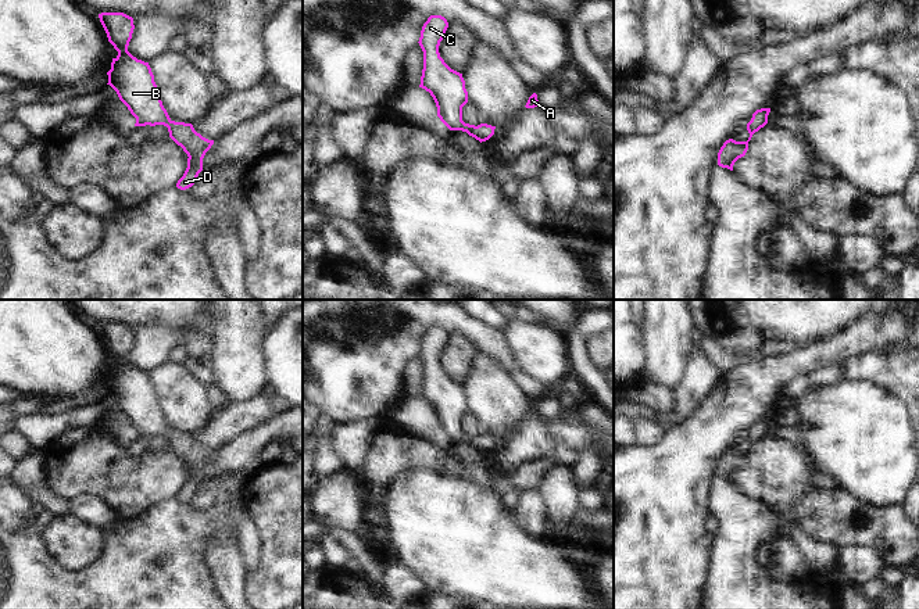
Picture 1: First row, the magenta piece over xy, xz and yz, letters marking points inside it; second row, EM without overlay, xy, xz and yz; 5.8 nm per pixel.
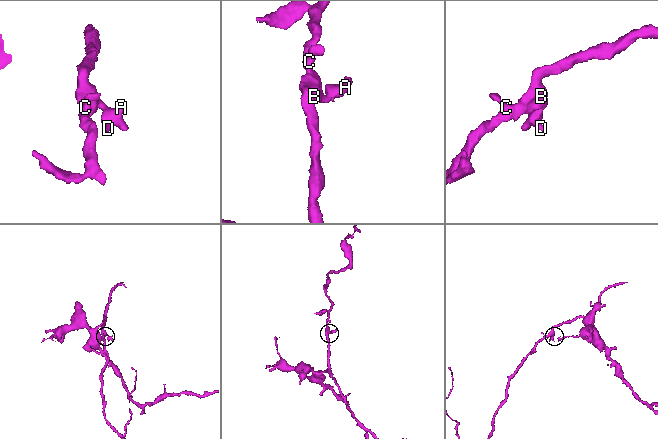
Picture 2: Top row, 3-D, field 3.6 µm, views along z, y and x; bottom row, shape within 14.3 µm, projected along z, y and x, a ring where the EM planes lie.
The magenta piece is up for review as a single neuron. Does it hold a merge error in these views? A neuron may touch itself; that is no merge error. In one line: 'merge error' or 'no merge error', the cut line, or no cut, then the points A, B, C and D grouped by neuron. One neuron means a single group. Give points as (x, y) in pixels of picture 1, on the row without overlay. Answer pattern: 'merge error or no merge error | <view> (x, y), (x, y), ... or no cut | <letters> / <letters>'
no merge error | no cut | A B C D

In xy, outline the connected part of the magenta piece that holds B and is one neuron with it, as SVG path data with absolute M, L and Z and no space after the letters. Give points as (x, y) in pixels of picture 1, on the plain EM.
M101 323L100 333L107 344L108 352L118 362L112 369L111 380L107 383L108 394L119 411L136 429L135 437L164 436L169 448L187 465L187 479L178 491L176 498L186 501L192 498L203 481L203 469L214 455L197 444L192 434L175 433L169 429L157 404L157 395L149 373L137 370L128 362L135 340L133 329L124 323Z

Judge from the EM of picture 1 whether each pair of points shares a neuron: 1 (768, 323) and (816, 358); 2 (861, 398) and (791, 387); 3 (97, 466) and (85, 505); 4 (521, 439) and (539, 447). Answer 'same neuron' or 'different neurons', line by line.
1: different neurons
2: different neurons
3: different neurons
4: same neuron

